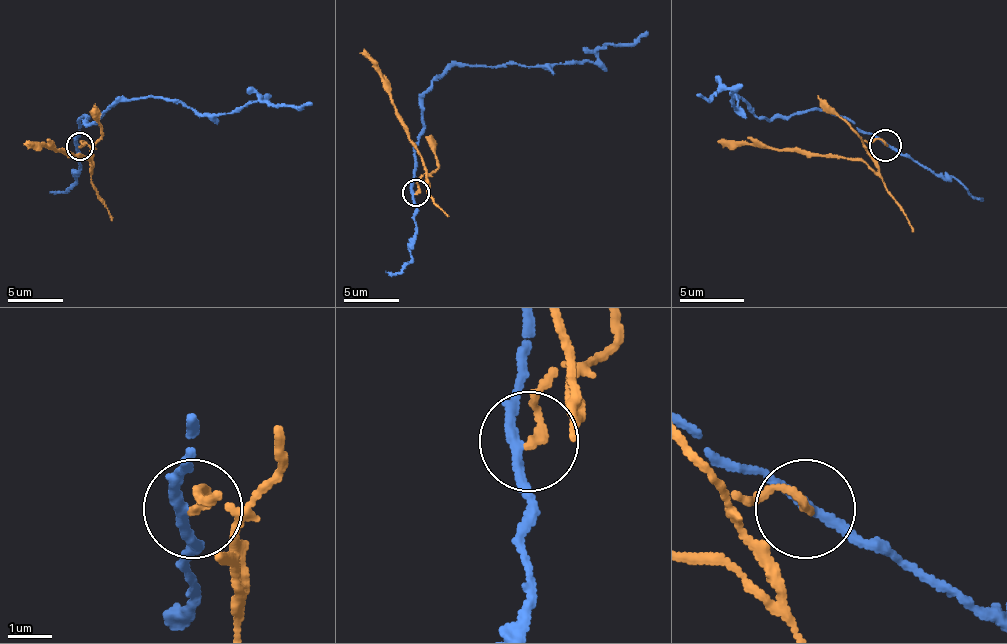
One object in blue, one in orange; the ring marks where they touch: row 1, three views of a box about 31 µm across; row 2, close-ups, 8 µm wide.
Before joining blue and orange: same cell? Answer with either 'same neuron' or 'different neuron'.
different neuron

